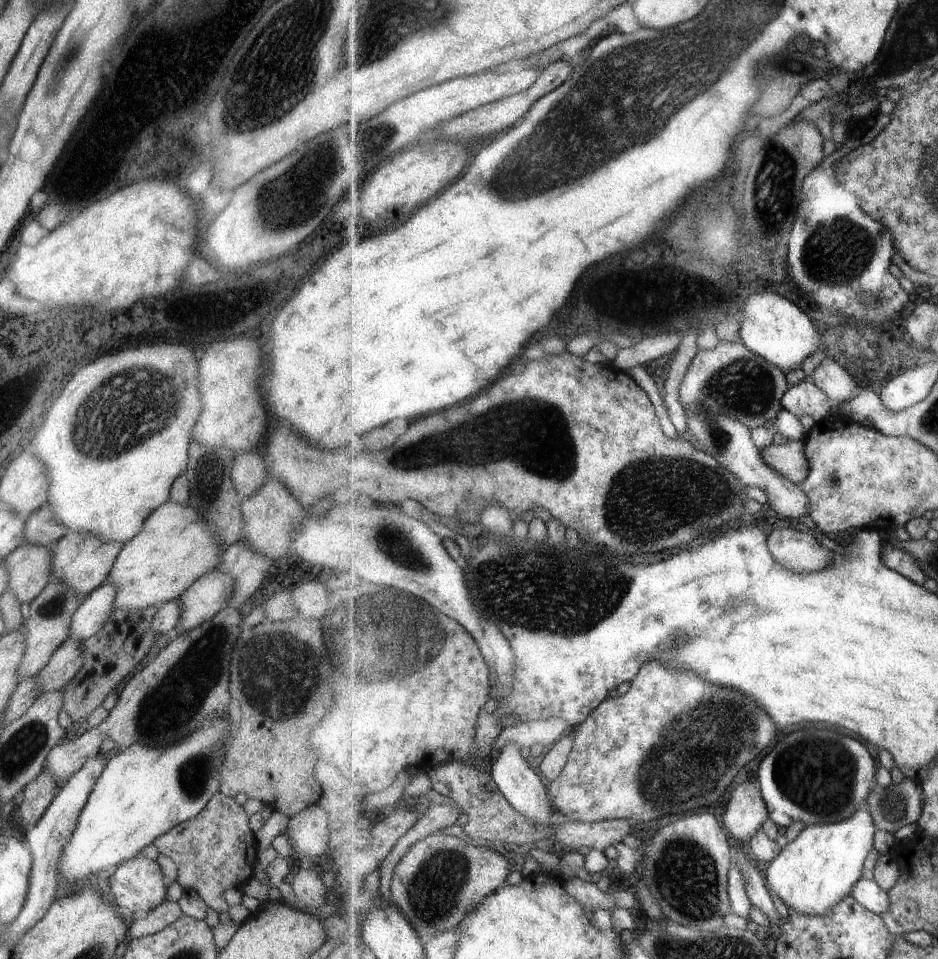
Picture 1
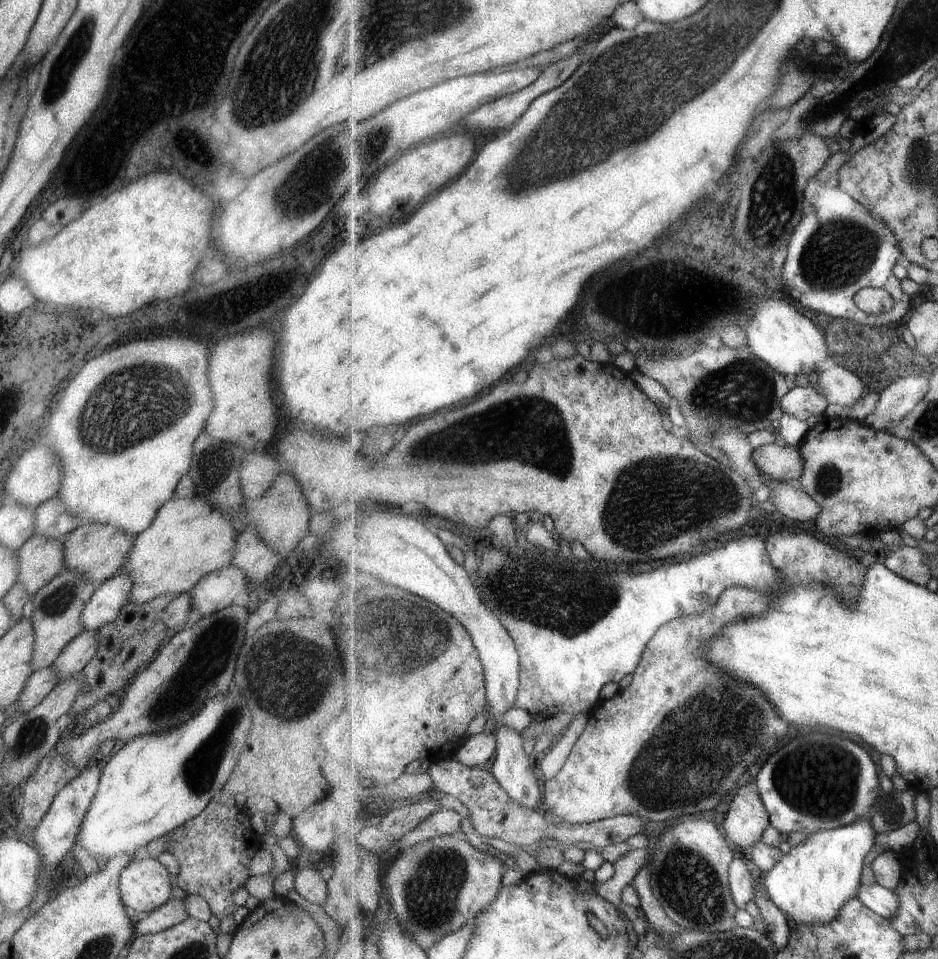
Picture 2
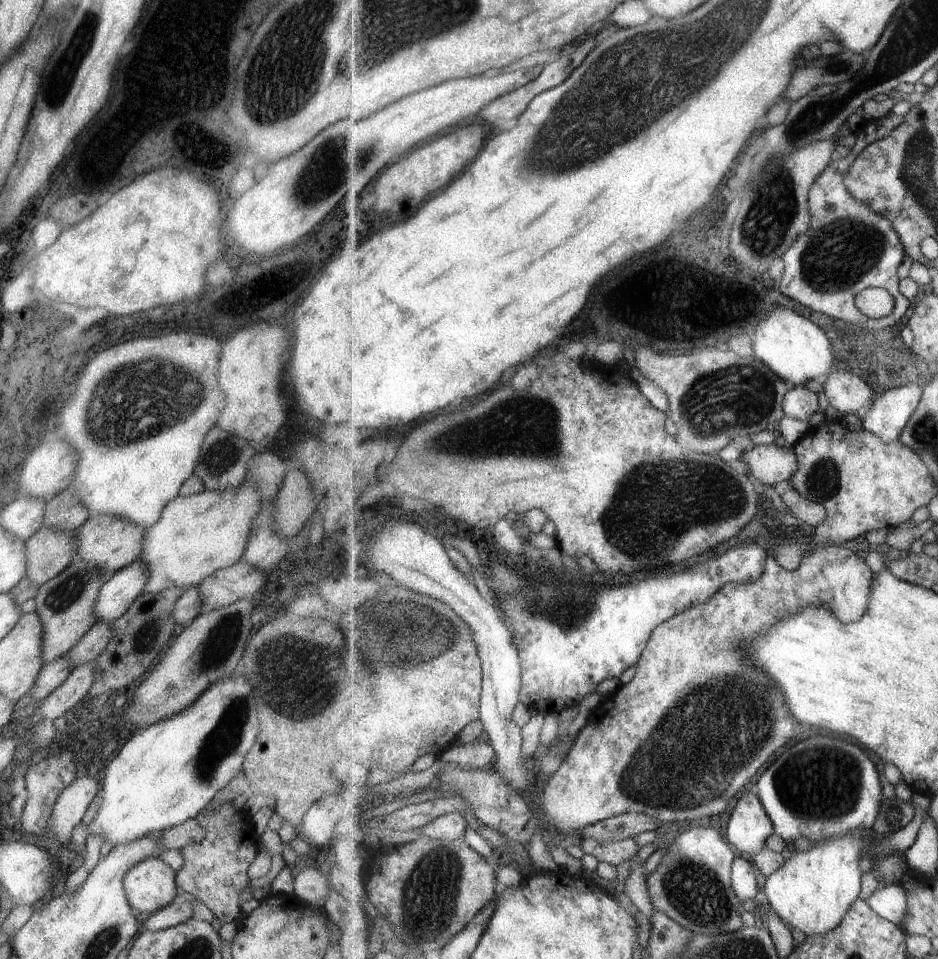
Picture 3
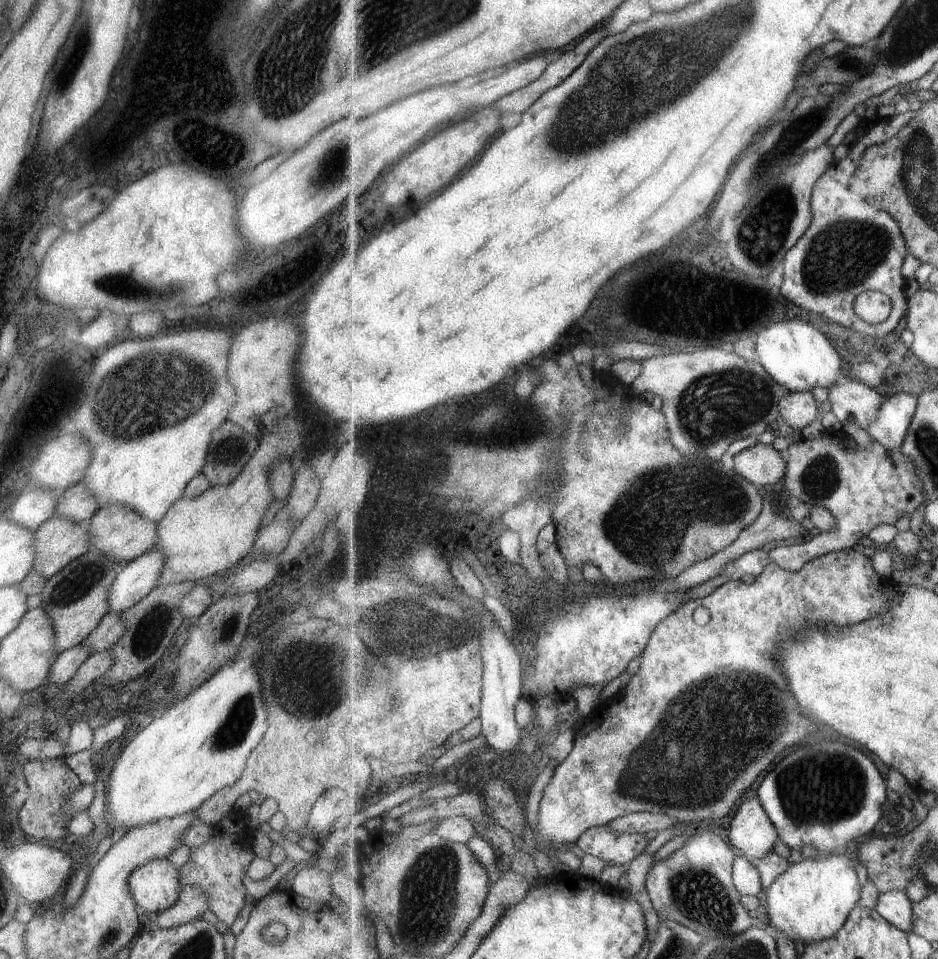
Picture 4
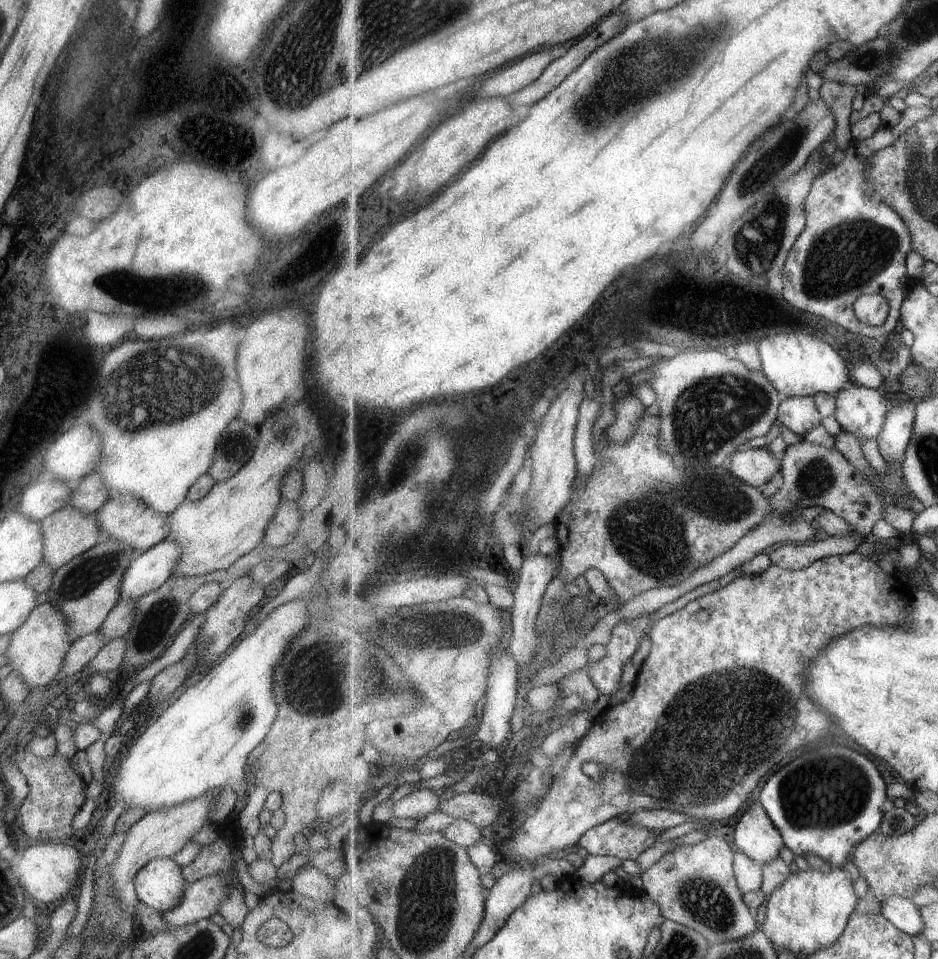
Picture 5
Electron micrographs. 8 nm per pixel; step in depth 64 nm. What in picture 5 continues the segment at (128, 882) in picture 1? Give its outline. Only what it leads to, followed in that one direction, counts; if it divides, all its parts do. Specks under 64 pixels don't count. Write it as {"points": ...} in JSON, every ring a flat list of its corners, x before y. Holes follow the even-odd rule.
{"points":[[167,856,143,865,135,873,133,884,138,900,161,913,181,902,187,886,182,867]]}

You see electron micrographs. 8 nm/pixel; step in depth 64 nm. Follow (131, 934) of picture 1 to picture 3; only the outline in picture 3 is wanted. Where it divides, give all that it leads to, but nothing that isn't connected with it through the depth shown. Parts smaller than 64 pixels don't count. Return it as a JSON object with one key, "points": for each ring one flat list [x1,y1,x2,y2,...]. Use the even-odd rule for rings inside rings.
{"points":[[178,891,170,904,155,913,151,913,151,916,145,922,140,923,140,926,145,928,145,931,157,932,182,924,192,917,195,900,195,896]]}

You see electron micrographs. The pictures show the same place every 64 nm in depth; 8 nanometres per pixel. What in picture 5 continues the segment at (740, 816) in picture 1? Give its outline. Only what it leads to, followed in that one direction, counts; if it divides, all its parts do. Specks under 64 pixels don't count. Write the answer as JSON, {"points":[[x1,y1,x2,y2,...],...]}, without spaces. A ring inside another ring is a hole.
{"points":[[760,800,753,801,751,808,747,808,747,812,739,818,734,831,734,844,746,856,749,856,751,860,756,861,761,866,779,858,781,848,786,846,782,833,775,827]]}

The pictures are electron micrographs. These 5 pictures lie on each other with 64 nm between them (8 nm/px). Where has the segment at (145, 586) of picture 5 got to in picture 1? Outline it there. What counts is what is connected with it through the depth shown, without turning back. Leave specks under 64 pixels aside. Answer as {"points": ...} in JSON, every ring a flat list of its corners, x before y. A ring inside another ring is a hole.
{"points":[[103,583,83,598,79,608,75,608,75,612,71,614,67,639,82,641,99,631,111,616,111,604,115,596,113,590,115,588,111,584]]}

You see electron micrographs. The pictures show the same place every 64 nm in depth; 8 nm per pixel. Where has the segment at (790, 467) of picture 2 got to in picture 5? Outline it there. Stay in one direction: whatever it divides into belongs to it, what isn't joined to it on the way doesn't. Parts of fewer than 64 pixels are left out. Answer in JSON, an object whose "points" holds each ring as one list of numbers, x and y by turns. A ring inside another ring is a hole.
{"points":[[754,448,747,451,737,451,731,456,731,464,728,468,733,476,738,476,744,483,753,487,761,486,775,472,781,472,781,461,775,462,767,448]]}

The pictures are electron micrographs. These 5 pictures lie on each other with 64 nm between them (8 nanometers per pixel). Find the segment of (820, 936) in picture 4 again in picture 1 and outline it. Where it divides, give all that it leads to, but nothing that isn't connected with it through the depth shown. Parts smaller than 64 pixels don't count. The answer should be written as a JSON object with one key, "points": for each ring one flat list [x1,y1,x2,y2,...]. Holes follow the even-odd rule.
{"points":[[859,808,853,816,841,822,829,822,829,824,807,824,805,830,799,834,797,840,788,842,781,850,781,854,771,863,766,873,767,885,783,901,787,908,795,908,797,912,805,914,821,914,826,916,833,906,837,906,841,900,851,895,853,886,863,876,863,864,873,850,875,844,875,832,877,832,875,818,870,810]]}

